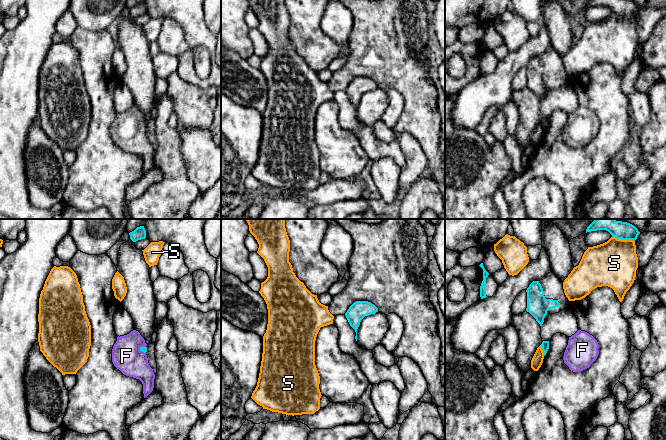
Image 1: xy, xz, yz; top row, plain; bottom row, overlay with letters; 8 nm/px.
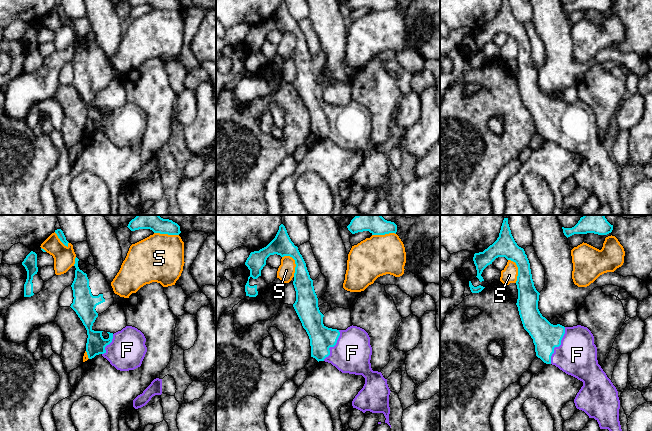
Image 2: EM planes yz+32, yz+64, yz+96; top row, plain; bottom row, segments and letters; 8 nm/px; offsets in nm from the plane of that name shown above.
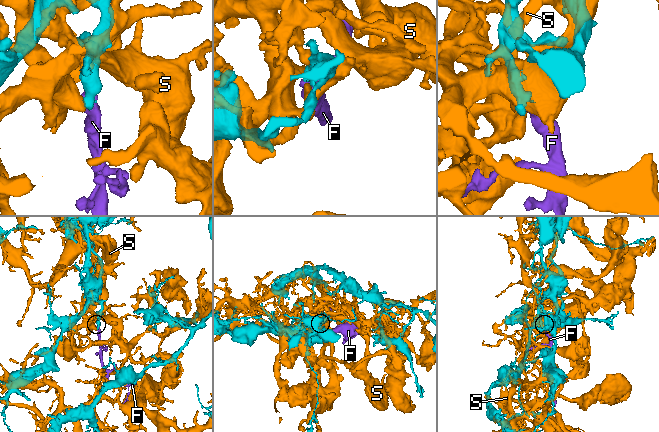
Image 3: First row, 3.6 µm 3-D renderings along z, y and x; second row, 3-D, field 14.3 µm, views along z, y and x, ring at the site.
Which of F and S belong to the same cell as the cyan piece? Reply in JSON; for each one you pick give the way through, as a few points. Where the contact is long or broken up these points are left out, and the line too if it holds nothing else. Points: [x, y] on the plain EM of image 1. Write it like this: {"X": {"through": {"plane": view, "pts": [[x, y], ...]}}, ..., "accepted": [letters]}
{"F": {"through": {"plane": "xy", "pts": [[144, 125], [141, 126], [132, 126], [126, 132]]}}, "accepted": ["F"]}

